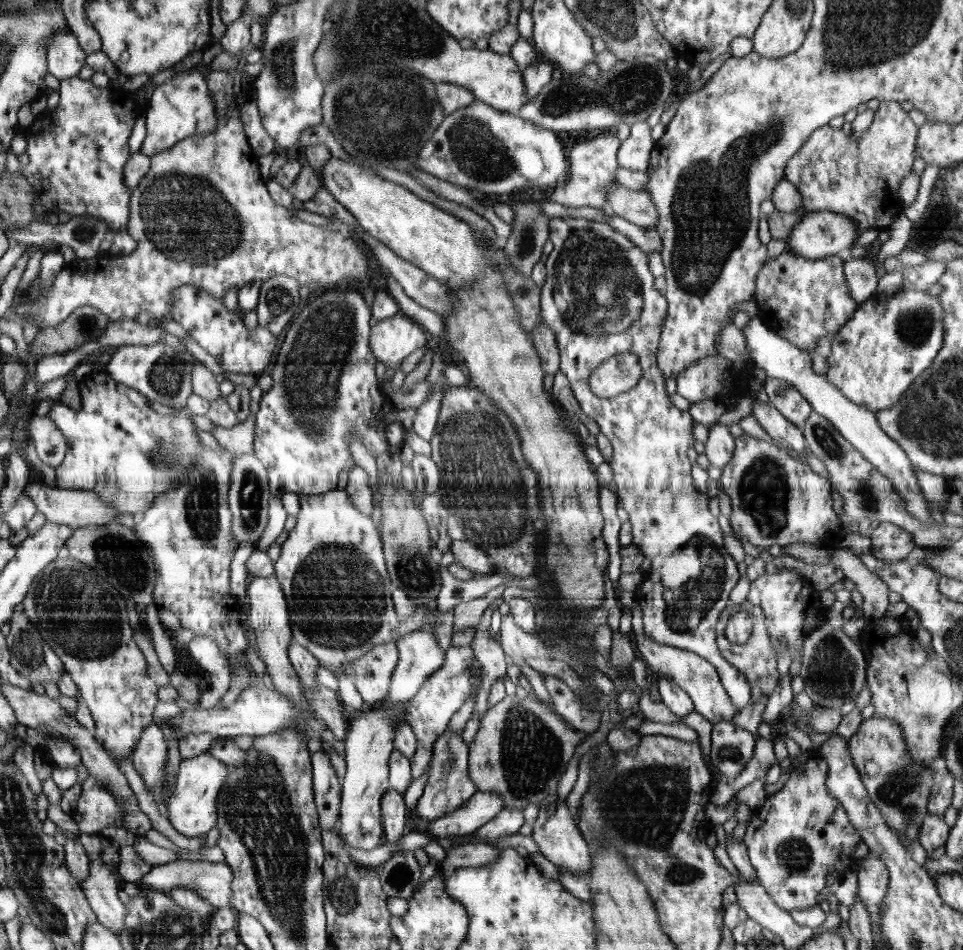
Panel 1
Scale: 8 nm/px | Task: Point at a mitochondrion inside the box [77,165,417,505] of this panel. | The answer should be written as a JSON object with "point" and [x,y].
{"point":[323,341]}

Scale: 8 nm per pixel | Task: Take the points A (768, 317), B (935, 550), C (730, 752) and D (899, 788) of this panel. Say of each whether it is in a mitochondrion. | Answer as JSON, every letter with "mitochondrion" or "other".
{"A":"other","B":"other","C":"mitochondrion","D":"mitochondrion"}

